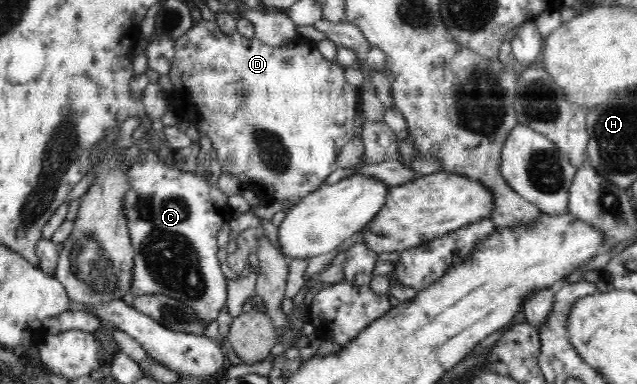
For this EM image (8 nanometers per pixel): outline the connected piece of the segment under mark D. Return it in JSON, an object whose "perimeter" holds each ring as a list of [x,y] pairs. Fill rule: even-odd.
{"perimeter":[[[202,19],[200,22],[194,21],[193,28],[185,36],[181,36],[175,41],[174,59],[168,72],[171,81],[175,80],[175,84],[181,82],[183,88],[187,88],[189,102],[191,102],[189,118],[187,120],[191,120],[195,124],[199,133],[211,139],[212,147],[215,148],[216,159],[221,164],[222,172],[235,176],[240,182],[242,191],[251,190],[263,203],[270,201],[286,202],[284,206],[285,211],[297,204],[301,198],[305,198],[308,194],[315,192],[323,185],[327,176],[339,168],[337,158],[341,154],[341,148],[355,136],[353,123],[355,122],[355,117],[359,115],[359,89],[345,80],[343,67],[335,61],[333,63],[333,61],[325,59],[323,55],[319,58],[319,66],[309,64],[310,56],[307,54],[307,51],[310,48],[313,49],[313,54],[317,52],[315,50],[316,44],[312,44],[311,47],[306,43],[271,47],[271,45],[259,41],[256,37],[253,39],[244,38],[238,32],[226,36],[216,22],[207,22],[207,20]]]}

